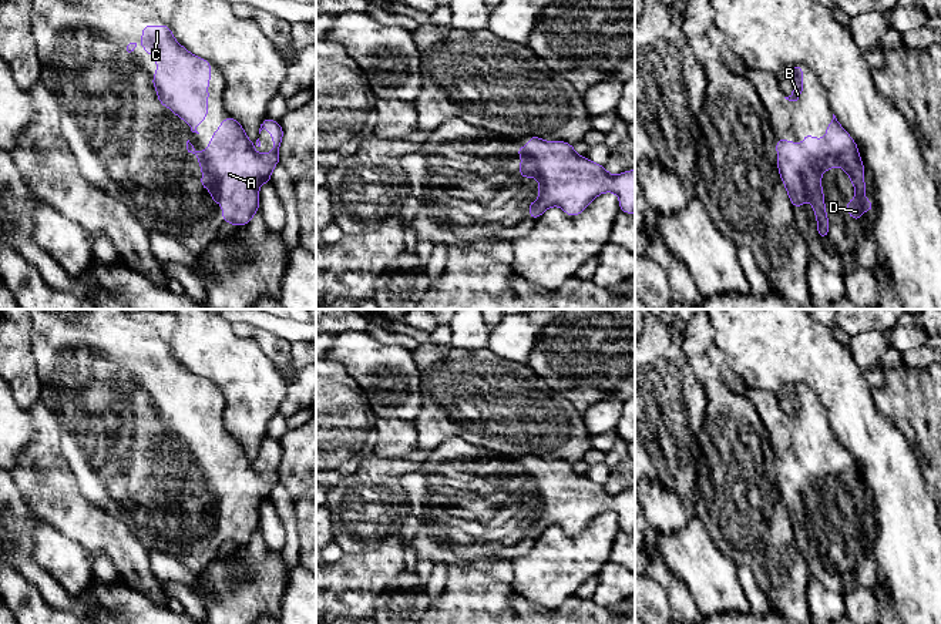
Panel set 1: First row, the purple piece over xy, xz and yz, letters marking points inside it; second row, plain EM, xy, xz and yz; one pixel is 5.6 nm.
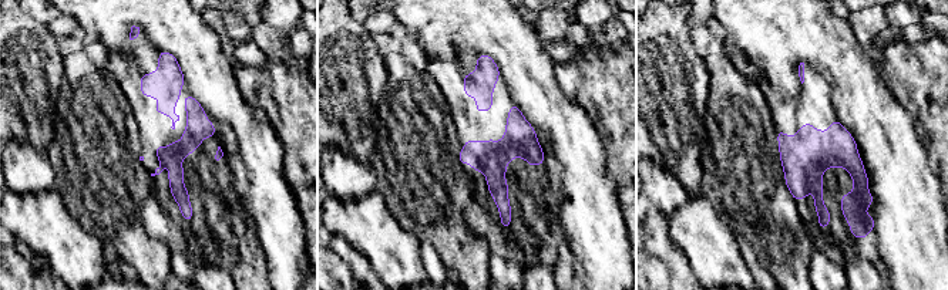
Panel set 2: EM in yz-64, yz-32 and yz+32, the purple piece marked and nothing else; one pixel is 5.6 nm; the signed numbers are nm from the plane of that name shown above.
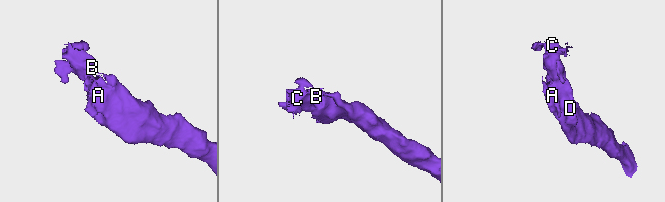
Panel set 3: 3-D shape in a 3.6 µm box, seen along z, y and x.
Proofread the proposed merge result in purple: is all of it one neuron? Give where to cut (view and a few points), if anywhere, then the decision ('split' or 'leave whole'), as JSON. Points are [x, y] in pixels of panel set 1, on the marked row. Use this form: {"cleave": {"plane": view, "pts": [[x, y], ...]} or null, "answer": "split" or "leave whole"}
{"cleave": null, "answer": "leave whole"}

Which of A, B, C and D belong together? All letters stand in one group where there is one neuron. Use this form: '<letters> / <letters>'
A B C D

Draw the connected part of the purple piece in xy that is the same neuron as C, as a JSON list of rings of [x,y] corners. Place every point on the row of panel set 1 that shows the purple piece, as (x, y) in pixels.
[[[168,24],[144,26],[141,31],[144,51],[157,60],[157,74],[151,80],[159,103],[199,134],[196,127],[208,117],[211,63],[182,47]]]

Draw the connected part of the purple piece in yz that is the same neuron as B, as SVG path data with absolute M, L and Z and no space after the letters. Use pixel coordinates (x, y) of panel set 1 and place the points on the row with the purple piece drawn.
M796 64L792 70L792 81L793 81L793 94L789 97L784 97L789 101L797 101L801 97L803 93L803 68L801 64Z

